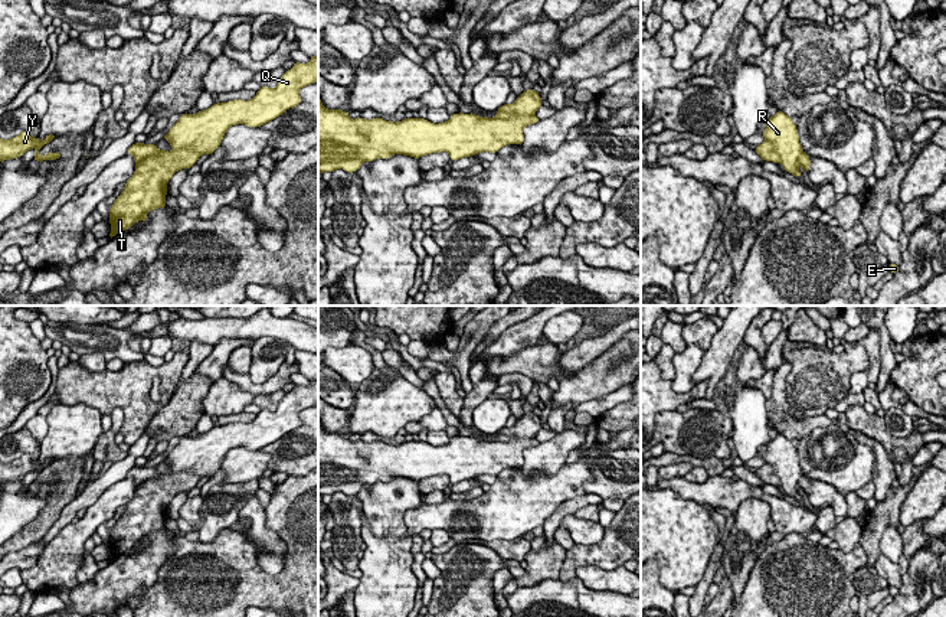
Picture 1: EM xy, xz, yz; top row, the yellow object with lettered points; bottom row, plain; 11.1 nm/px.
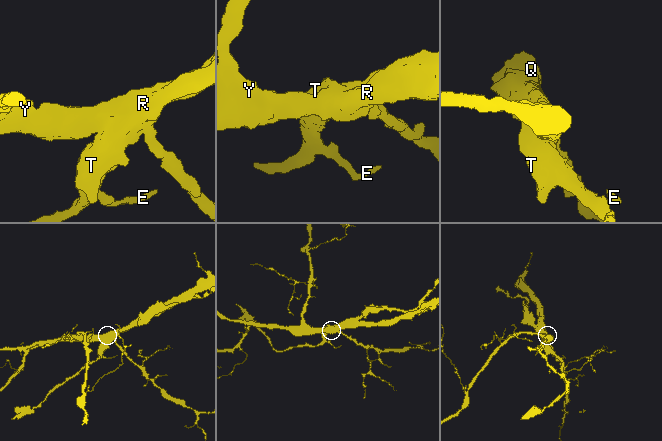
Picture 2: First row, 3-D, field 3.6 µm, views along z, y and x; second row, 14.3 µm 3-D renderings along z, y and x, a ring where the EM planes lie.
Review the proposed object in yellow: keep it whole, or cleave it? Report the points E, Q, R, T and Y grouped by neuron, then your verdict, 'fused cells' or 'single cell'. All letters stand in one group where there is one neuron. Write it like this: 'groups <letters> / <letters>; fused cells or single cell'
groups E T / Q R Y; fused cells

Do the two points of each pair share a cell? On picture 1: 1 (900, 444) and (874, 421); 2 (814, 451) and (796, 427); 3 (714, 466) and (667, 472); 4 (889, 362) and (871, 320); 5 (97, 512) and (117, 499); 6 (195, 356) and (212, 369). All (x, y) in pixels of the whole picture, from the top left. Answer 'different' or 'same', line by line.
1: same
2: different
3: different
4: same
5: same
6: different

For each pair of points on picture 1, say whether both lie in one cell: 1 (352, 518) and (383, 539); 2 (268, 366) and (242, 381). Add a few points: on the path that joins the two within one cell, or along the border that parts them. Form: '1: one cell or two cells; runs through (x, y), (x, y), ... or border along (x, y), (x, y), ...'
1: two cells; border along (363, 524), (362, 541)
2: two cells; border along (282, 364), (262, 382), (254, 384), (249, 379)

